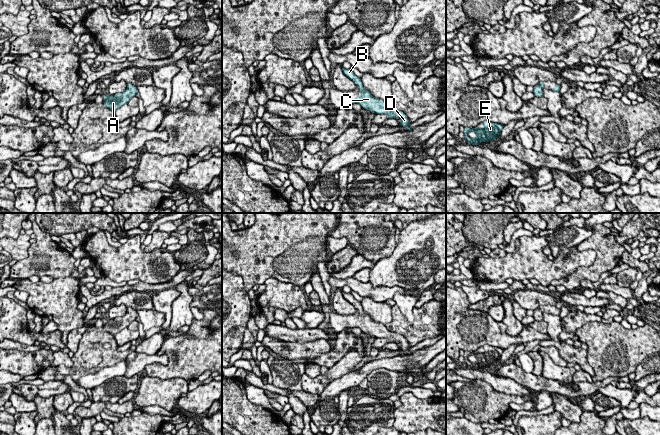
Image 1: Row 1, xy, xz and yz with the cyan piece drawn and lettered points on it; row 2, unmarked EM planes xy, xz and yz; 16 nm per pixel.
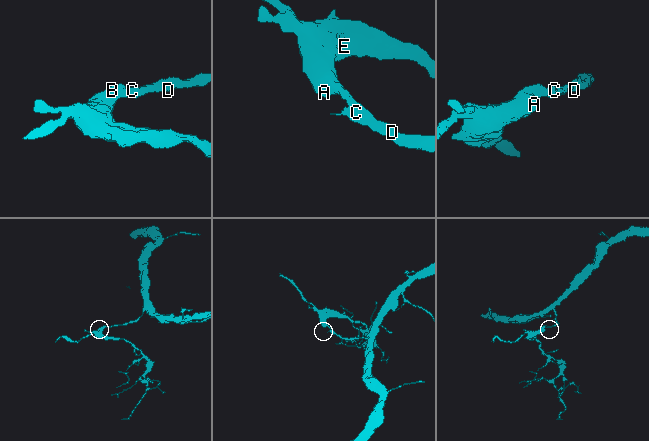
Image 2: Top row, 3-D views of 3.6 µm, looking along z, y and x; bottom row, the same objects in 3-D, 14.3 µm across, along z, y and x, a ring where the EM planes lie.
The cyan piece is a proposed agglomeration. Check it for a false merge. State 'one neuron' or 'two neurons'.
one neuron

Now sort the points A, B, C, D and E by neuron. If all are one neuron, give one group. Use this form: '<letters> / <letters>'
A B C D E

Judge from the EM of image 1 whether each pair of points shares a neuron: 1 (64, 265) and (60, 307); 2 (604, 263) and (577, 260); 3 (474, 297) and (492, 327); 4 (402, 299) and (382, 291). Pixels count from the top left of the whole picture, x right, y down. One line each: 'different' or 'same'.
1: different
2: different
3: different
4: different

